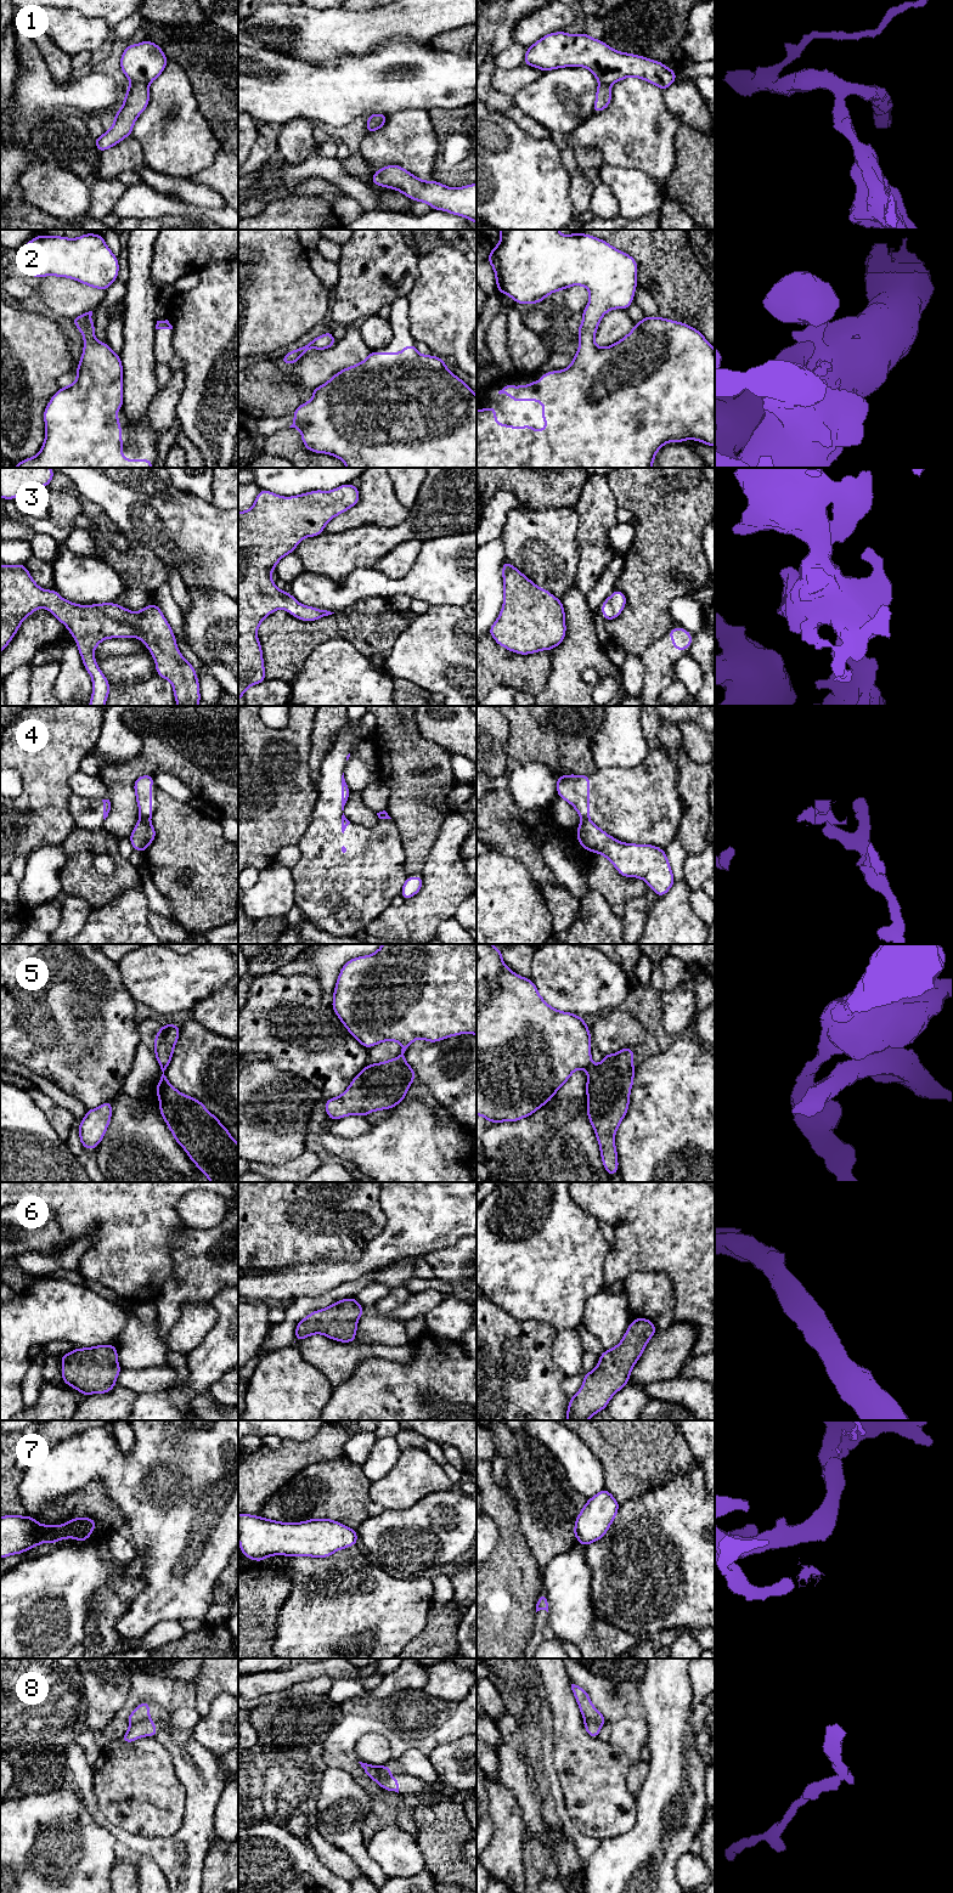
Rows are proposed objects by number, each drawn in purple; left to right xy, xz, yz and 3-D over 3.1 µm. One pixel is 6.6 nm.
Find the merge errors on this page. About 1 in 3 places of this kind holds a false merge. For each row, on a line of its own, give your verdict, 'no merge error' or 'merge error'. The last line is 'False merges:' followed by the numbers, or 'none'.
1: merge error
2: no merge error
3: no merge error
4: merge error
5: merge error
6: no merge error
7: merge error
8: merge error
False merges: 1, 4, 5, 7, 8

